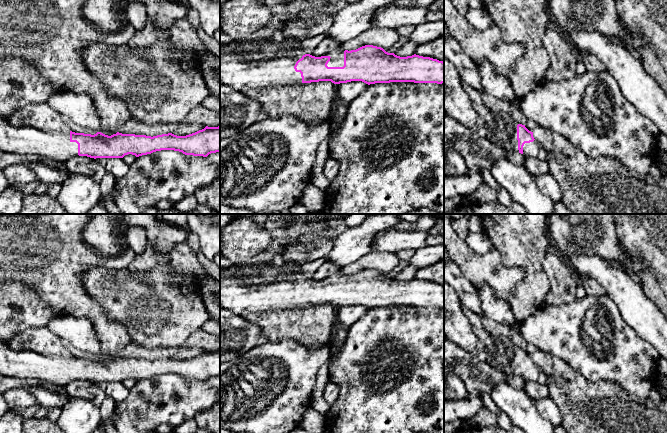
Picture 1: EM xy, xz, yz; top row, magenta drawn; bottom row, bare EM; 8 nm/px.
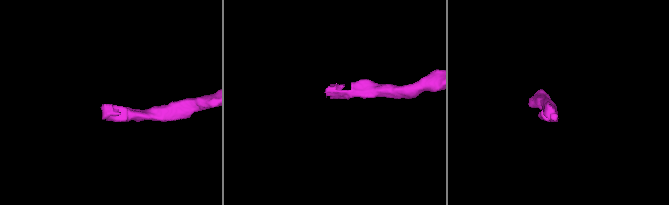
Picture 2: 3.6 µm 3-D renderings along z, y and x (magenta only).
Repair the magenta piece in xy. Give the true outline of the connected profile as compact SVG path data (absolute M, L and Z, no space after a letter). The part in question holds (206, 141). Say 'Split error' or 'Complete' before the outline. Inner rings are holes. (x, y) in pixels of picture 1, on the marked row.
Split error. M0 117L0 151L3 153L32 154L56 161L67 161L74 156L90 158L123 158L132 154L136 157L161 150L174 150L185 155L207 157L211 153L220 152L220 126L208 127L186 136L172 133L157 136L122 134L117 132L111 136L97 132L94 135L84 133L52 133L38 130L30 126L15 126L9 119Z

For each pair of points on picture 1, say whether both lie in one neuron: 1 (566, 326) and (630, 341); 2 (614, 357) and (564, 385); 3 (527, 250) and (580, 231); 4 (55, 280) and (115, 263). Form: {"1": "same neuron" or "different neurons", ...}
{"1": "same neuron", "2": "different neurons", "3": "different neurons", "4": "same neuron"}

